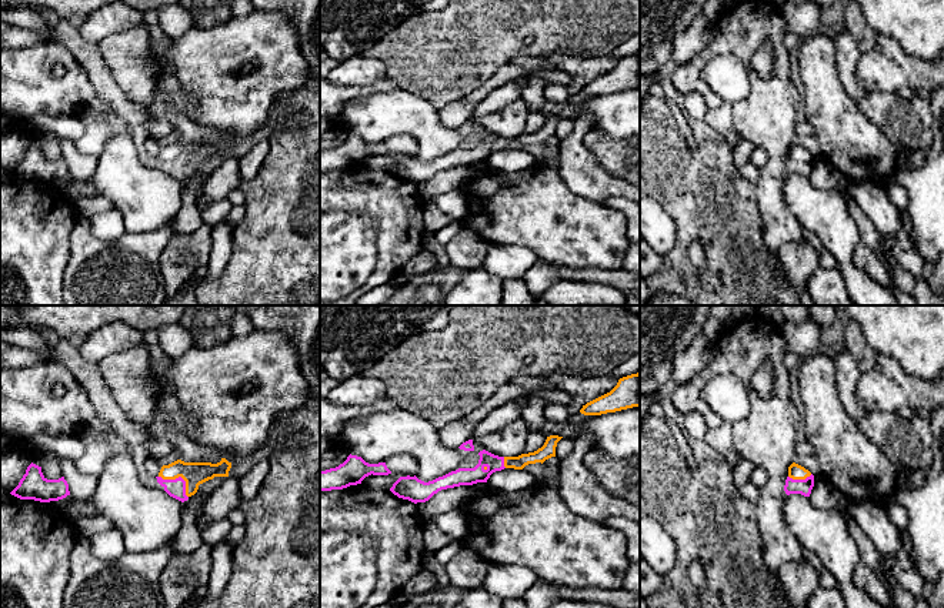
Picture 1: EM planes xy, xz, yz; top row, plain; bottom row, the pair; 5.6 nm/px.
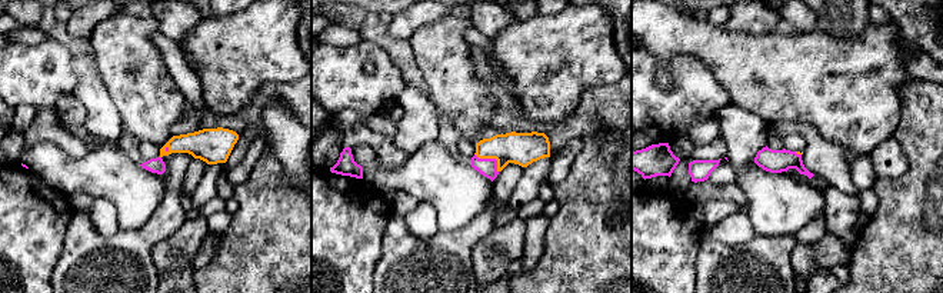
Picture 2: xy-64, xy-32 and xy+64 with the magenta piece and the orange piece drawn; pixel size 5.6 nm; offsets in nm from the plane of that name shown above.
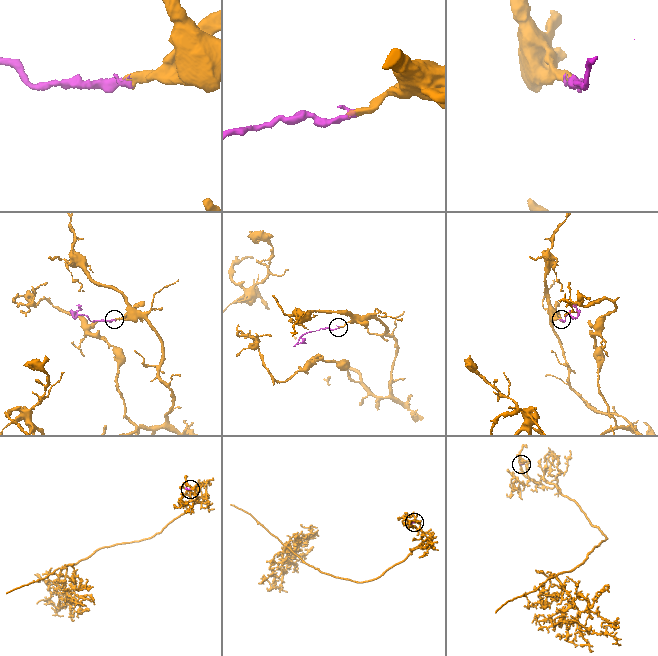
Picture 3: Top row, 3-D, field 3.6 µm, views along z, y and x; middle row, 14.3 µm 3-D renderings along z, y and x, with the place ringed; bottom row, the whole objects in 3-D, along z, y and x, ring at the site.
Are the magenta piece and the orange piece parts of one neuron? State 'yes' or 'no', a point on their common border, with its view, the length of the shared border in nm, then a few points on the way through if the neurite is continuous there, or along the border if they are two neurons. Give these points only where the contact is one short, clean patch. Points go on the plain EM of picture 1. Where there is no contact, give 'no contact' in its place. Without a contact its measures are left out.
yes | xy (180, 157) | 200 nm | across xy (176, 169), (180, 164), (180, 157), (194, 154)

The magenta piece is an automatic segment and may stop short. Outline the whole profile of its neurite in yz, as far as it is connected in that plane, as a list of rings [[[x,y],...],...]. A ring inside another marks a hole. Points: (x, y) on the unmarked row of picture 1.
[[[793,143],[788,147],[788,157],[784,166],[785,174],[801,174],[804,177],[810,177],[813,167],[814,156],[804,147]]]

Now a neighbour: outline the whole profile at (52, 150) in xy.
[[[54,140],[44,143],[41,146],[41,153],[47,160],[59,160],[63,157],[61,147]]]

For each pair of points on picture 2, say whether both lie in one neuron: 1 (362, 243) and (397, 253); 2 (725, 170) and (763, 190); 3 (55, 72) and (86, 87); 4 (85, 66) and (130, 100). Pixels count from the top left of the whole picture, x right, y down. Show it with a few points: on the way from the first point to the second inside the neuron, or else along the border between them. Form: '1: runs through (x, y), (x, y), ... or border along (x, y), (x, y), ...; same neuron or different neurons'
1: border along (390, 217), (383, 235), (382, 256), (372, 277); different neurons
2: border along (727, 162), (736, 182); different neurons
3: border along (72, 56), (72, 69), (76, 75), (75, 92); different neurons
4: border along (92, 49), (106, 92), (117, 109); different neurons

